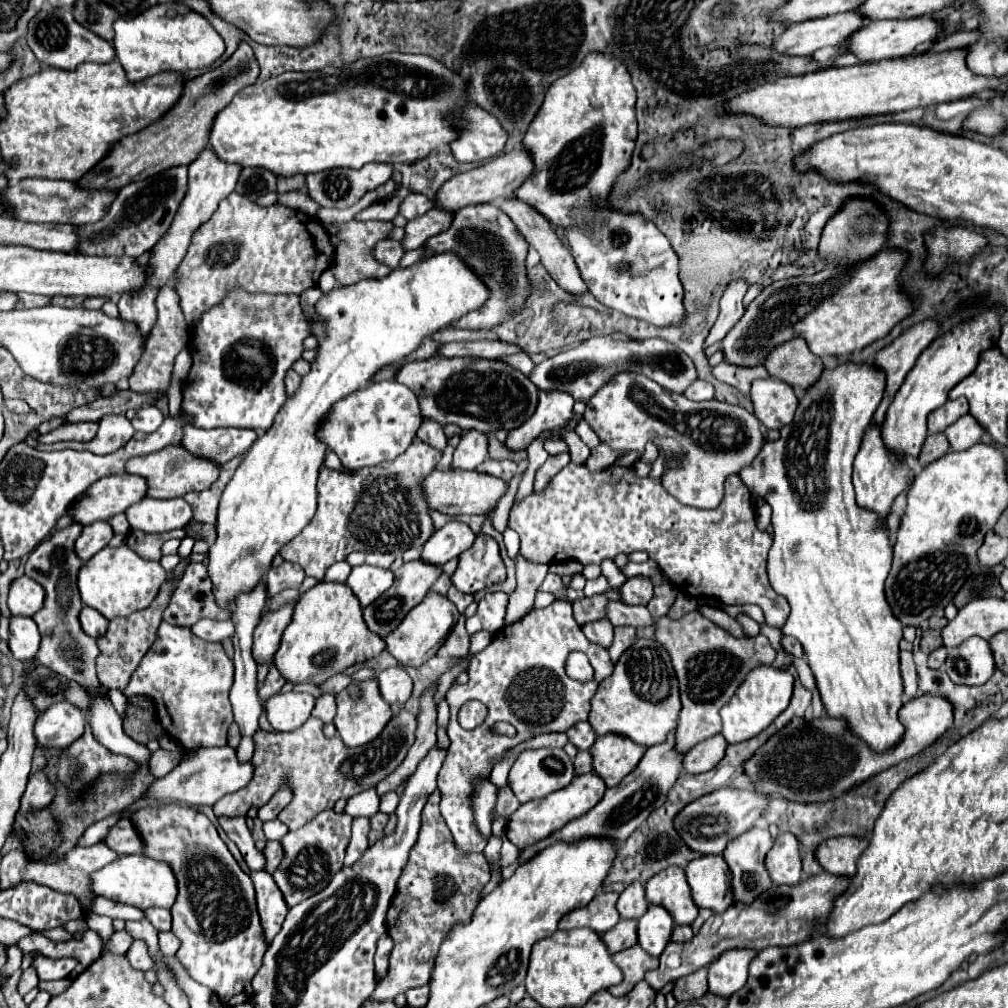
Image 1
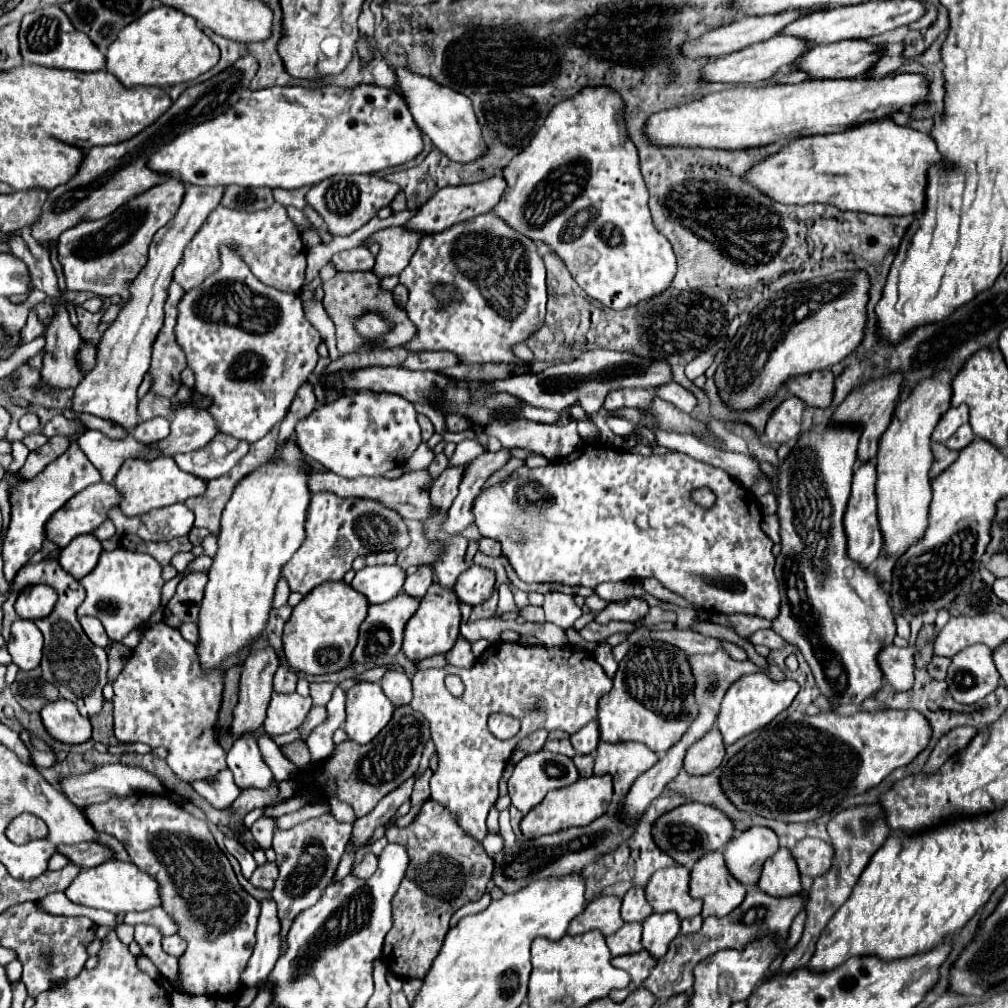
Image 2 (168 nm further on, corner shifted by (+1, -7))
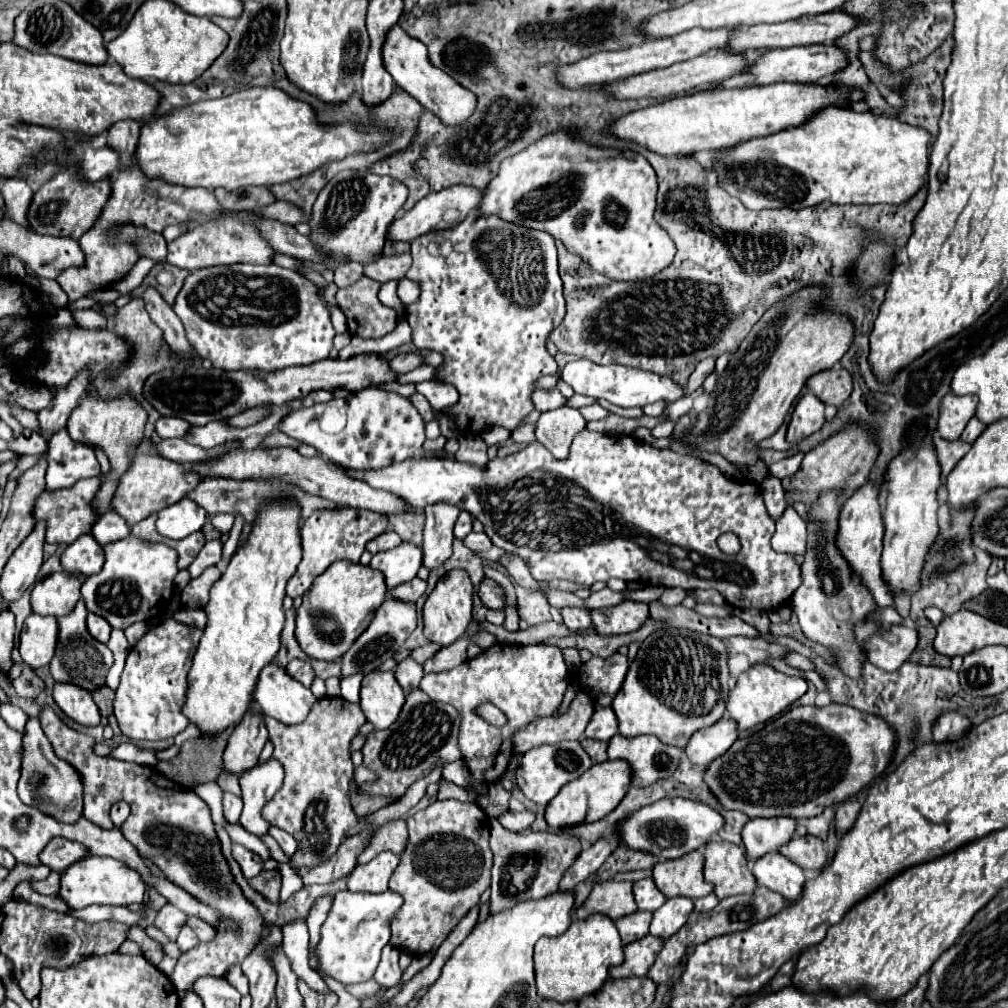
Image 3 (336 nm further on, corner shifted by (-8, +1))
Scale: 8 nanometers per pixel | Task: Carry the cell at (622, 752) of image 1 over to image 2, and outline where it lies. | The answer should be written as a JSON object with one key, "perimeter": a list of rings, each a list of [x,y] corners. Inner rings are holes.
{"perimeter":[[[600,742],[596,750],[594,774],[610,774],[614,780],[614,798],[624,798],[632,782],[650,766],[654,766],[656,760],[656,754],[640,742]]]}

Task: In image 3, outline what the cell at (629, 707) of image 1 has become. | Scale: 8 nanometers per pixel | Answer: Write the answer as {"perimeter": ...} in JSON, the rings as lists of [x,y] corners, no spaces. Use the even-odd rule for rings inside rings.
{"perimeter":[[[665,628],[645,638],[633,664],[629,666],[627,678],[621,690],[615,694],[611,707],[619,718],[619,732],[623,736],[653,734],[669,746],[685,748],[689,738],[707,726],[713,726],[725,716],[725,702],[729,698],[729,668],[727,650],[723,640],[709,634],[697,634],[691,630]]]}

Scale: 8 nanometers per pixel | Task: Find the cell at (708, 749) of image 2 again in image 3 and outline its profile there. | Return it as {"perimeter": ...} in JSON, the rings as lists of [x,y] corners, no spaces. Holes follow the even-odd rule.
{"perimeter":[[[721,718],[721,722],[695,732],[685,748],[689,760],[697,766],[709,766],[715,758],[725,754],[737,740],[737,722]]]}

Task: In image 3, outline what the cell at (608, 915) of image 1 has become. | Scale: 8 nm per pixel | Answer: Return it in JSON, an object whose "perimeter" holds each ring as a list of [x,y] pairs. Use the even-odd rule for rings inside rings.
{"perimeter":[[[599,882],[597,886],[593,886],[587,902],[577,908],[577,918],[585,920],[591,912],[607,914],[611,920],[633,914],[637,910],[637,904],[633,900],[631,886],[631,882]]]}

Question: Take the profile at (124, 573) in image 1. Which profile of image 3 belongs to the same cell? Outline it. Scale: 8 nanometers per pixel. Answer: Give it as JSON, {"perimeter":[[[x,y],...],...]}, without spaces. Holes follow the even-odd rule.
{"perimeter":[[[133,534],[123,540],[103,546],[105,564],[103,570],[89,576],[83,582],[81,594],[89,612],[103,616],[111,628],[125,630],[127,626],[157,618],[165,612],[177,570],[177,552],[165,544],[145,542]]]}

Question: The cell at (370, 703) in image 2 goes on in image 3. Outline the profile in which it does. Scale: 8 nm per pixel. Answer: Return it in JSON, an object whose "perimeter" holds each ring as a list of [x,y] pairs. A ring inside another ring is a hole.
{"perimeter":[[[375,670],[363,678],[361,708],[375,730],[385,730],[393,724],[403,708],[405,692],[395,680],[393,672]]]}

